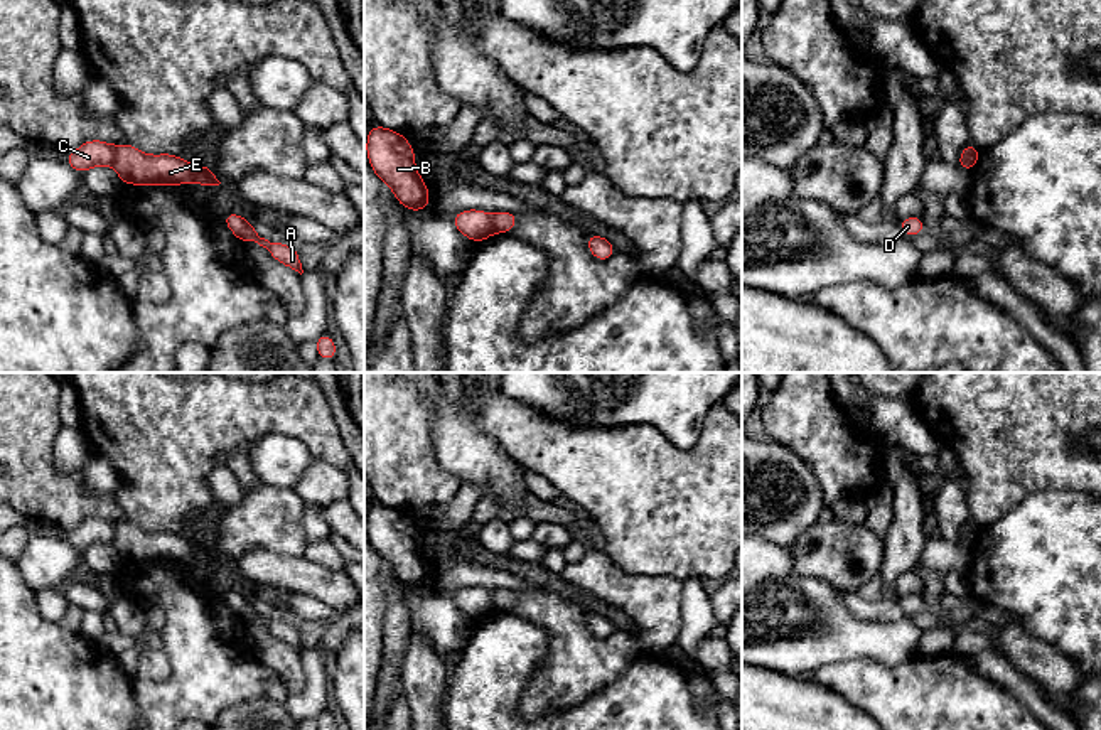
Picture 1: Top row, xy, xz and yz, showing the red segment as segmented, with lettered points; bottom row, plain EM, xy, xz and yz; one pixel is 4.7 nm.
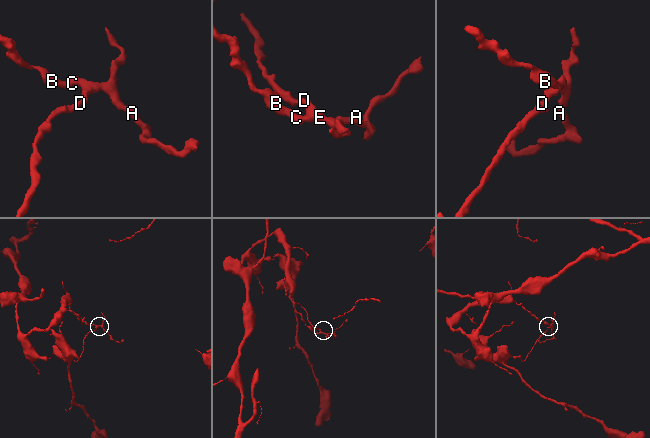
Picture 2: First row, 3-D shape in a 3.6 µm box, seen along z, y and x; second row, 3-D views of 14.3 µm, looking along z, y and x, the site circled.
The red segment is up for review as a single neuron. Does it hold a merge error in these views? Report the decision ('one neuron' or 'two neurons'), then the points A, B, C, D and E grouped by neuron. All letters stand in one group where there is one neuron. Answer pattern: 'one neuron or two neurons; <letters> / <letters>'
two neurons; A D E / B C

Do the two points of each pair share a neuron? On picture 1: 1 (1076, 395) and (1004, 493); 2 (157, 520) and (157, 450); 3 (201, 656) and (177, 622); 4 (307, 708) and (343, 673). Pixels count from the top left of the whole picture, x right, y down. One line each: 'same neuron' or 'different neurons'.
1: same neuron
2: same neuron
3: same neuron
4: different neurons

